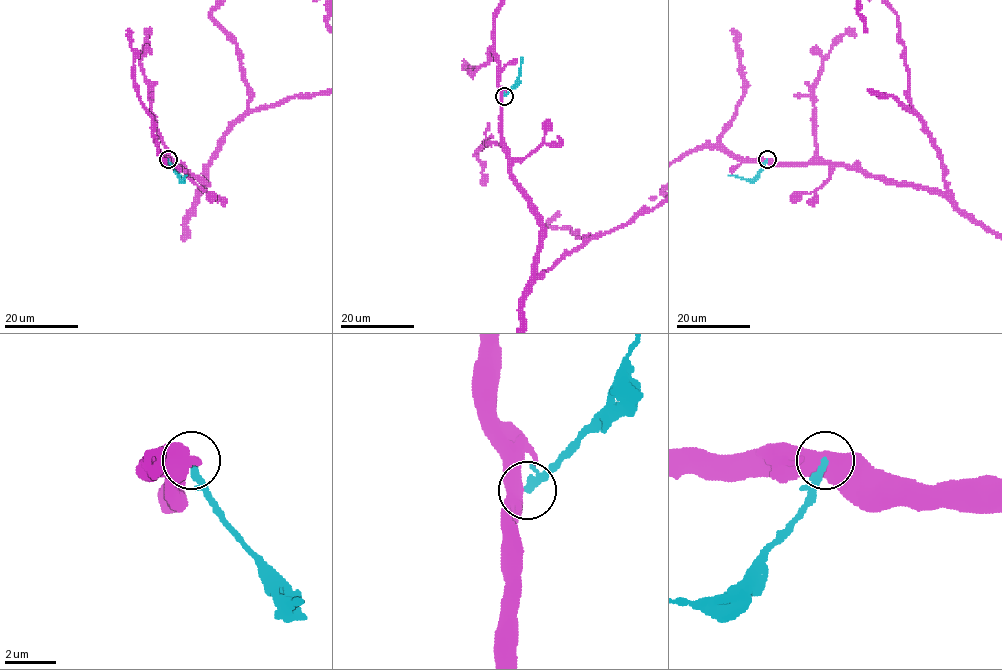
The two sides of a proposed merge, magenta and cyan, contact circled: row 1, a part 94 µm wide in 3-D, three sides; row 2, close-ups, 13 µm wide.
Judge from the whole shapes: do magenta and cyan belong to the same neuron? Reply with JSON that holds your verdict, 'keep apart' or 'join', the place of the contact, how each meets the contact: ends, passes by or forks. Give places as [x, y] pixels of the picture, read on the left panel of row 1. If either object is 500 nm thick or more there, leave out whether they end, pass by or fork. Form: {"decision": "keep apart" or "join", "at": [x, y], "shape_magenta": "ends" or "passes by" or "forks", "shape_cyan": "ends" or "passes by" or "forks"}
{"decision": "keep apart", "at": [168, 159]}

